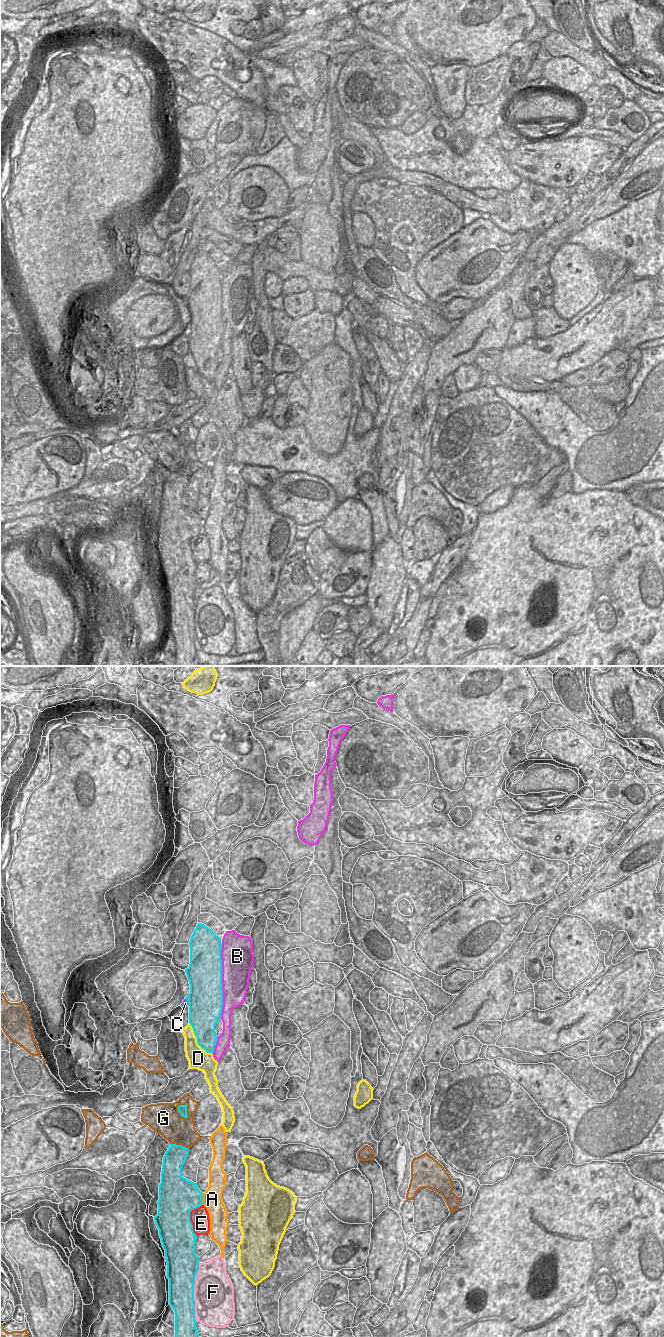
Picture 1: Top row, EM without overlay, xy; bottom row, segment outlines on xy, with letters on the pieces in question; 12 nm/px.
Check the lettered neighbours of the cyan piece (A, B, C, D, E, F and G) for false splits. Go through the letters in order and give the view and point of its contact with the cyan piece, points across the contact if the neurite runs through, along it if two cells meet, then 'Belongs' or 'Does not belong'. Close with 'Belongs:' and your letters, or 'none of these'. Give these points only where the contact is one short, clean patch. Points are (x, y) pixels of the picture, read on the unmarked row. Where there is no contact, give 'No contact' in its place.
A: Touches cyan at xy (202, 527). Boundary: xy (202, 521), (203, 532). Does not belong
B: Touches cyan at xy (221, 309). Does not belong
C: Touches cyan at xy (187, 329). Does not belong
D: Touches cyan at xy (197, 368). Does not belong
E: Touches cyan at xy (189, 546). Does not belong
F: Touches cyan at xy (193, 620). Does not belong
G: Touches cyan at xy (179, 440). Does not belong
Belongs: none of these

